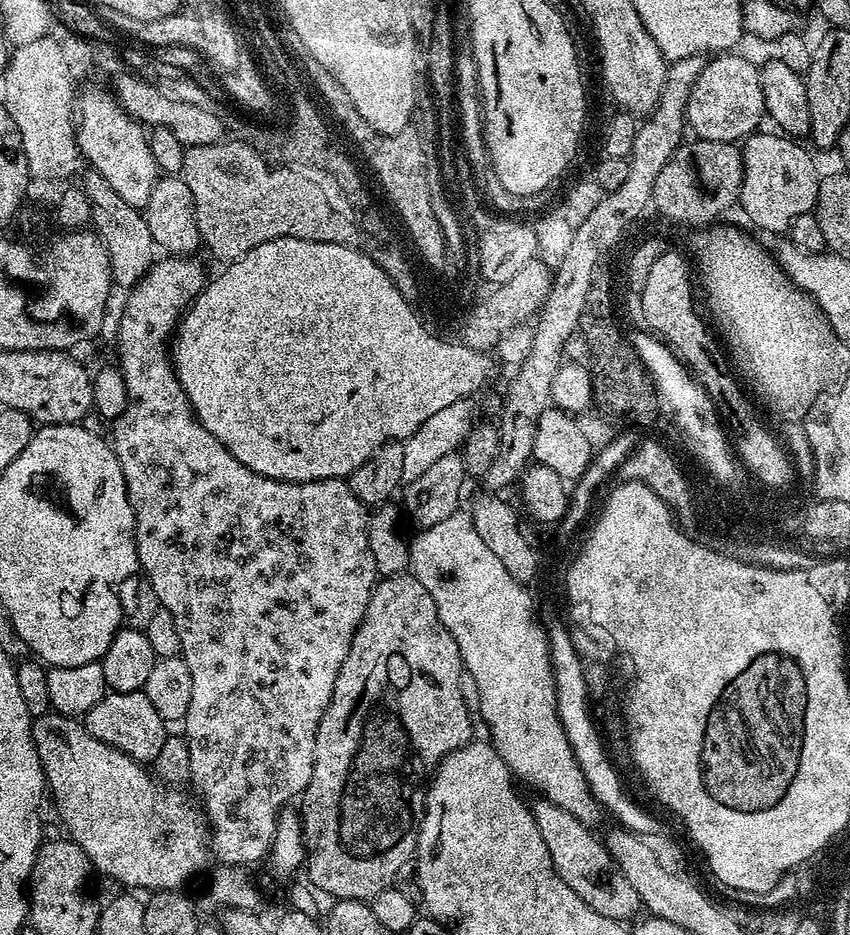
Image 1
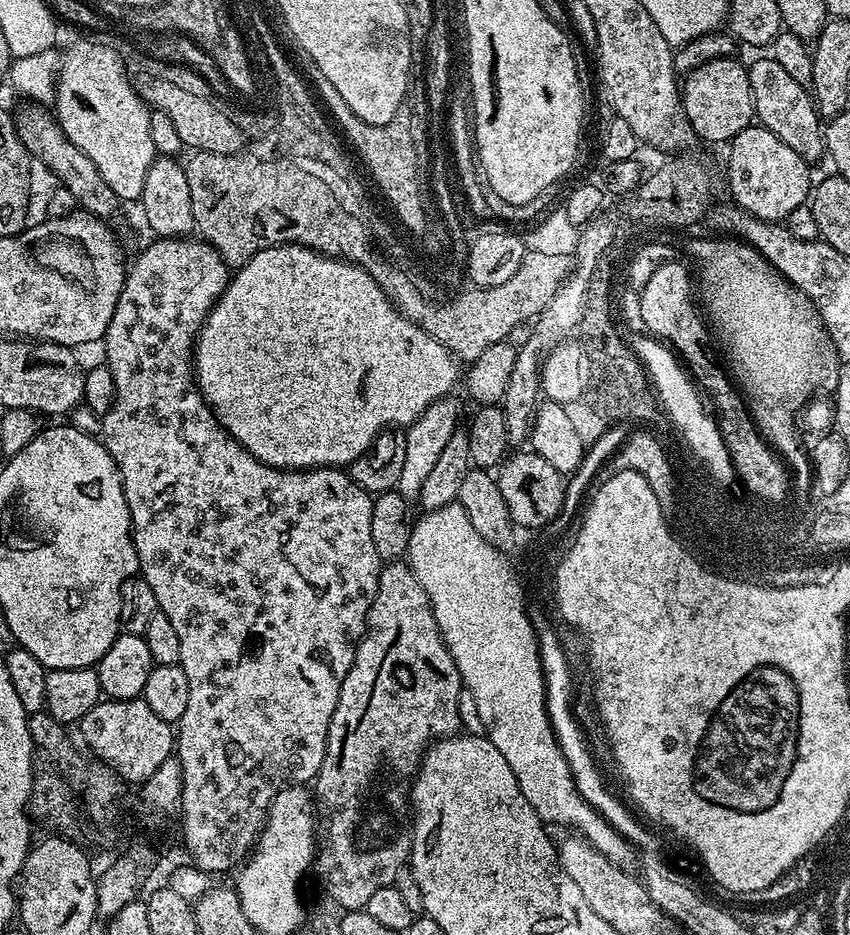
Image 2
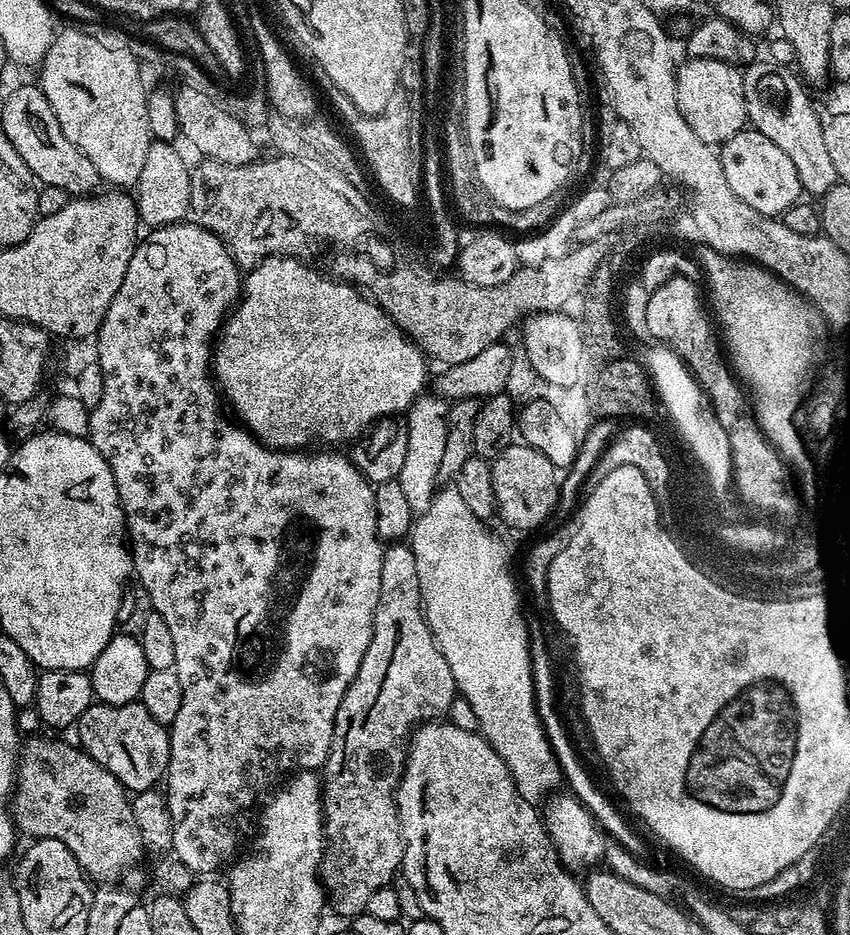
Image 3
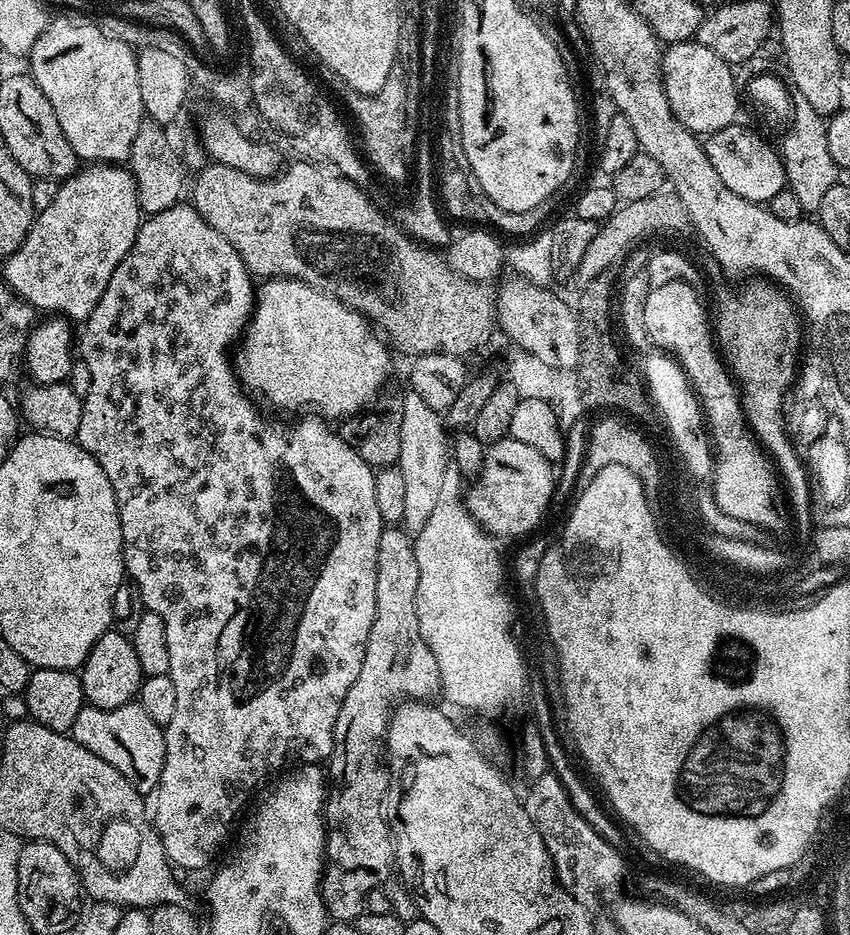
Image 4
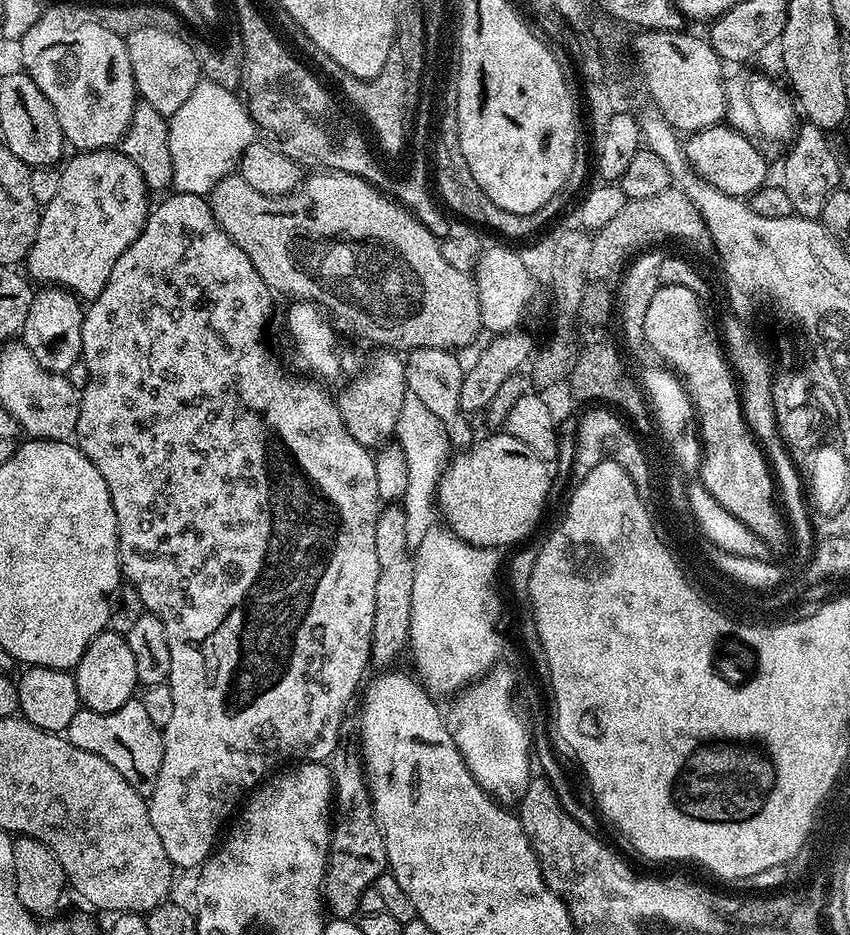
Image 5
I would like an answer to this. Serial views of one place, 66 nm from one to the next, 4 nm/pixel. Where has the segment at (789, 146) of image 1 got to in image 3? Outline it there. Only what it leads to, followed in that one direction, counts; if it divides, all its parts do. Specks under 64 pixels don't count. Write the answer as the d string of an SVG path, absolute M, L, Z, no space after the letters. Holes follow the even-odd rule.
M750 126L745 127L743 132L734 134L718 148L720 154L720 165L722 174L726 174L726 186L746 202L746 206L754 206L758 214L779 217L791 204L797 203L801 199L802 189L798 182L798 170L790 162L790 157L784 153L779 146L774 146L766 134L755 132Z

